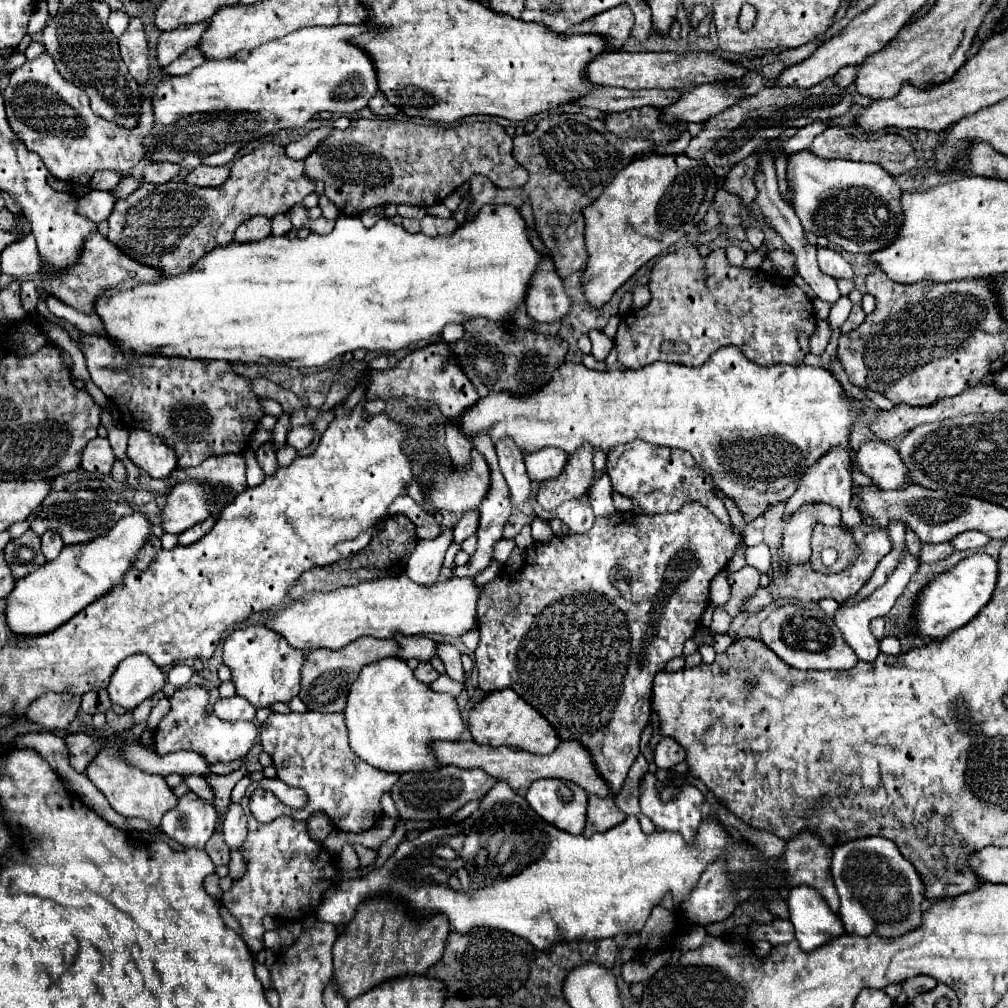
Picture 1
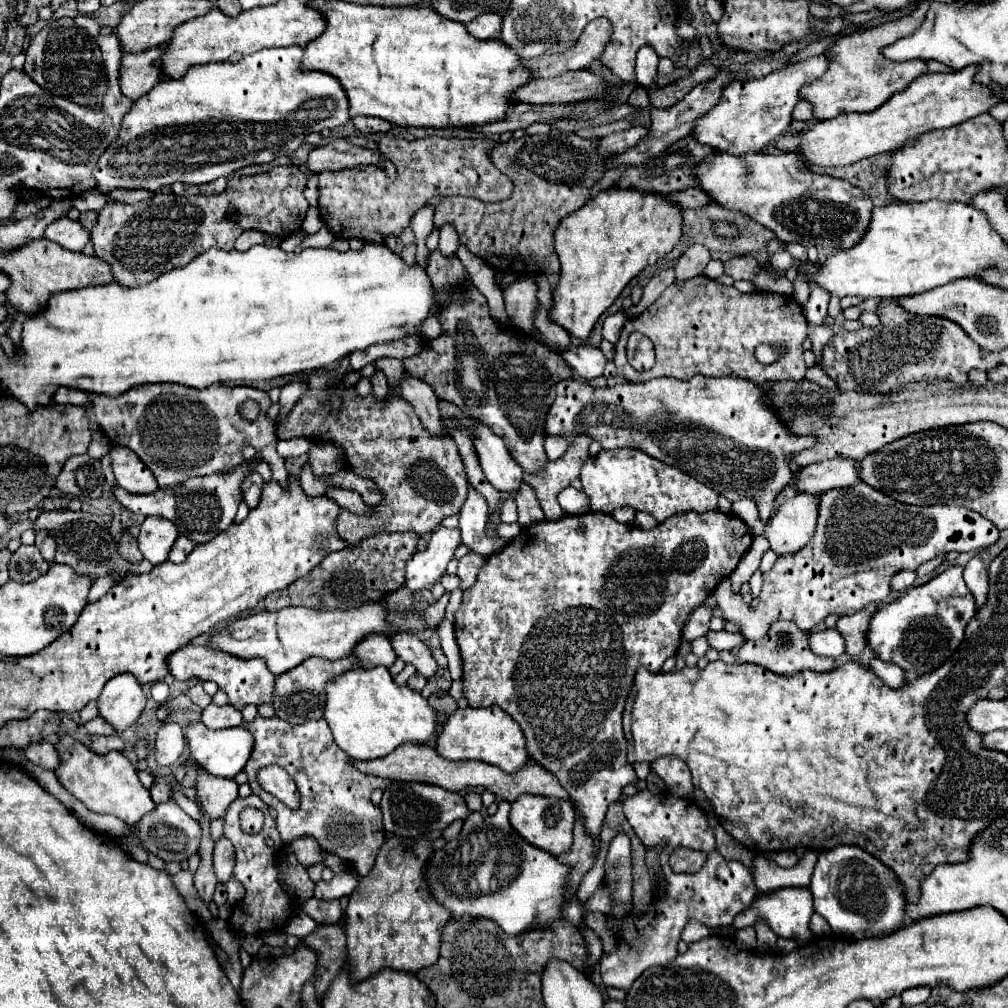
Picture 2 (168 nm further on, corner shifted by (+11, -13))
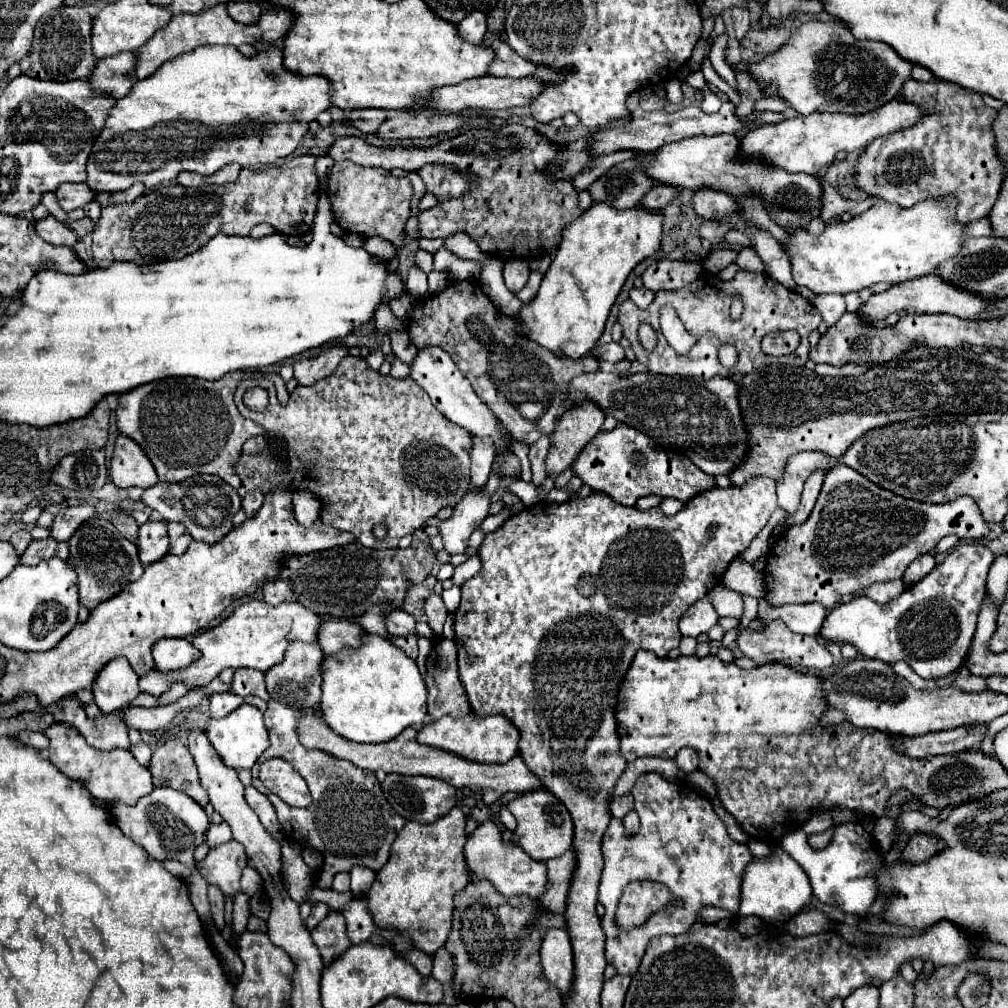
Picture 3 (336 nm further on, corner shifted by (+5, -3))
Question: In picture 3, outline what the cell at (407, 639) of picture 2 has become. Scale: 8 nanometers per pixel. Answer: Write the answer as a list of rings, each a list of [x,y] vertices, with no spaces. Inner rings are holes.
[[[402,609],[390,611],[390,615],[386,615],[386,627],[394,637],[416,635],[416,619]]]

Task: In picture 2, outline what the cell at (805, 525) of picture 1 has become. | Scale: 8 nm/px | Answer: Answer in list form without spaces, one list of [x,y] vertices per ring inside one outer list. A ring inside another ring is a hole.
[[[798,493],[792,499],[786,499],[764,531],[772,551],[778,555],[790,555],[804,547],[814,535],[816,517],[818,499],[812,493]]]

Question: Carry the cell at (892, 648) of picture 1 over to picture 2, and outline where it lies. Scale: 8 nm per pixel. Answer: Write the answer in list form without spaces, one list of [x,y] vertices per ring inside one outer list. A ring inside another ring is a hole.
[[[876,657],[872,659],[870,669],[876,673],[876,677],[880,677],[880,679],[884,681],[884,685],[894,687],[894,689],[900,689],[900,685],[904,685],[904,681],[908,681],[908,679],[906,679],[906,673],[904,673],[900,667],[896,667],[896,665],[892,665],[892,663],[878,661]]]

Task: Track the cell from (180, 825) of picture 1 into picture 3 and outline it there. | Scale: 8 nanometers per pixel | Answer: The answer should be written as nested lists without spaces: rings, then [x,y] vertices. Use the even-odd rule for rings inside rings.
[[[156,787],[150,795],[142,797],[134,807],[124,803],[112,805],[112,815],[126,837],[142,845],[154,859],[176,859],[190,869],[194,867],[194,849],[204,843],[208,831],[206,811],[188,795],[182,795],[170,787]]]

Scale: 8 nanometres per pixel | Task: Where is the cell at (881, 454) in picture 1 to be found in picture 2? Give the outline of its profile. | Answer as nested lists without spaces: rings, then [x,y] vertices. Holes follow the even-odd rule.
[[[826,459],[818,463],[810,463],[796,473],[796,491],[806,491],[820,495],[828,489],[850,487],[860,483],[858,463],[850,459]]]

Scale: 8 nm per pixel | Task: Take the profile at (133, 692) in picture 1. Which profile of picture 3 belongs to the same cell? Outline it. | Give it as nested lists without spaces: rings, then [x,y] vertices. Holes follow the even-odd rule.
[[[114,659],[114,663],[108,663],[108,667],[102,669],[102,675],[98,675],[98,683],[92,691],[102,713],[108,715],[130,705],[140,693],[138,679],[140,677],[134,673],[128,659]]]

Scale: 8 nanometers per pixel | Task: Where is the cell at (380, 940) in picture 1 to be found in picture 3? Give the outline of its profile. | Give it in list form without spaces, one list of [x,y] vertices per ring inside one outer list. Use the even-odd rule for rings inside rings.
[[[460,807],[428,825],[406,823],[392,843],[386,865],[376,873],[368,891],[368,913],[374,923],[380,929],[406,935],[416,949],[430,957],[448,941],[454,893],[470,883],[464,863],[464,825],[466,815]]]

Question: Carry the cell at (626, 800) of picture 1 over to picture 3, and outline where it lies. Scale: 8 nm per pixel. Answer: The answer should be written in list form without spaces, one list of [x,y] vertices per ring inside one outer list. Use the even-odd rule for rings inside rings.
[[[622,795],[622,797],[614,797],[610,803],[610,811],[616,819],[624,819],[634,807],[632,807],[632,795]]]

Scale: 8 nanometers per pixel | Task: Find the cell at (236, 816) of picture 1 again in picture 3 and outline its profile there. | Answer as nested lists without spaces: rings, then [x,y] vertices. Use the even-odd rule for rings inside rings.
[[[228,841],[208,851],[202,861],[196,861],[202,877],[224,891],[224,895],[234,895],[240,891],[240,875],[246,867],[246,853],[238,841]]]

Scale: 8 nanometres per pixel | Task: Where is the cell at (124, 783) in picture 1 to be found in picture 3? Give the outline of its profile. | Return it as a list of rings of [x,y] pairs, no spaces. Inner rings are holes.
[[[54,723],[48,727],[46,737],[50,739],[50,761],[70,779],[80,781],[96,799],[104,799],[110,803],[138,803],[140,797],[150,795],[154,785],[152,785],[152,775],[148,767],[142,767],[130,751],[98,751],[90,747],[82,735],[70,727],[64,727],[60,723]]]

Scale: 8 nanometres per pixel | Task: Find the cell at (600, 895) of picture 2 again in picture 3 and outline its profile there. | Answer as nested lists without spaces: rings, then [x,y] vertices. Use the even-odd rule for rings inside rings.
[[[644,773],[636,781],[632,797],[634,809],[640,815],[640,831],[636,835],[626,835],[620,823],[612,823],[606,829],[606,839],[602,839],[604,869],[598,895],[598,903],[602,903],[606,909],[602,917],[606,959],[620,975],[634,975],[638,971],[652,937],[660,933],[686,933],[694,923],[698,907],[712,905],[730,913],[738,913],[742,875],[746,865],[754,859],[746,845],[730,839],[710,801],[700,797],[700,793],[690,783],[666,781],[658,773]],[[636,879],[658,881],[666,885],[670,889],[672,901],[666,909],[652,913],[644,925],[628,931],[616,925],[616,909],[626,885]]]

